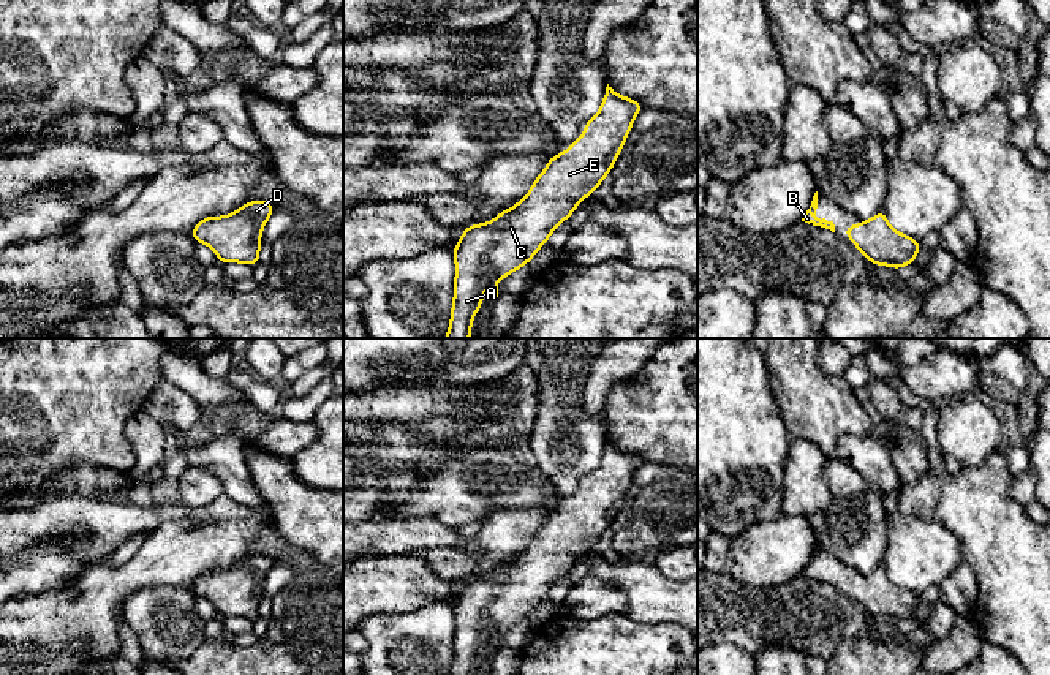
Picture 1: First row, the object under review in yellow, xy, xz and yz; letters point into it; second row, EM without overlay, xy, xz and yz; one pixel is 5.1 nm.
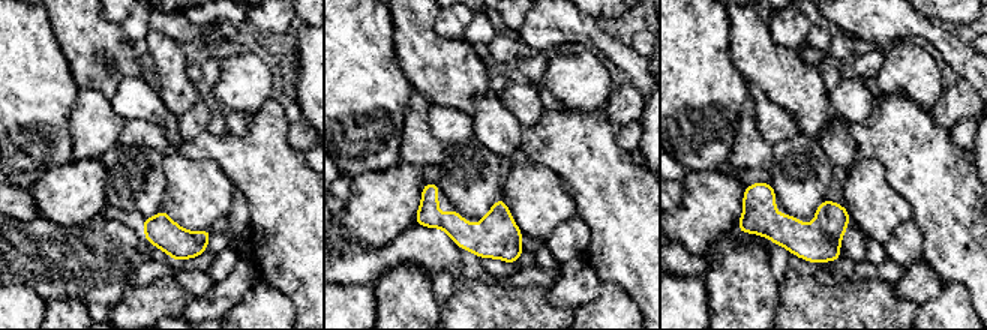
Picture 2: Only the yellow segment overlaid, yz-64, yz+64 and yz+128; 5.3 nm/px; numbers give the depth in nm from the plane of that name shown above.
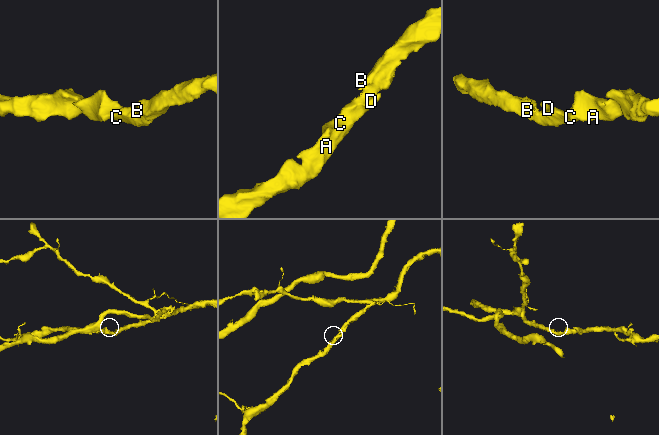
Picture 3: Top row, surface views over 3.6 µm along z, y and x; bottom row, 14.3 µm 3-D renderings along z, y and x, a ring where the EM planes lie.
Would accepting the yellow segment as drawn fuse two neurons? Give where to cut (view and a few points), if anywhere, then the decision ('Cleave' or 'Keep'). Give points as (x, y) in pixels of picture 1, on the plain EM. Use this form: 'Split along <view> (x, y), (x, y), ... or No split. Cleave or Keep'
No split. Keep

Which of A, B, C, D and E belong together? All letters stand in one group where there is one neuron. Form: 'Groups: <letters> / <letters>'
Groups: A B C D E

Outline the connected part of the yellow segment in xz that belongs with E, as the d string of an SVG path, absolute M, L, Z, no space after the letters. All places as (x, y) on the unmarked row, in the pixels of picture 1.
M607 438L601 463L585 476L584 490L566 506L549 512L530 547L493 575L463 583L452 604L455 635L451 675L473 675L482 661L482 631L492 628L487 647L497 653L498 634L527 620L555 582L599 541L642 463L639 455L617 449Z

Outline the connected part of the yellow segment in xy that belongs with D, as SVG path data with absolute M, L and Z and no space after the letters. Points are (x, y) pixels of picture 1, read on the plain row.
M267 555L245 556L226 571L207 571L196 577L190 590L210 601L221 618L259 617L261 585L277 561Z

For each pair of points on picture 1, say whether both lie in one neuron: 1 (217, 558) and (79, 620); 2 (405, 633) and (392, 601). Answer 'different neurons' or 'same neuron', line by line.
1: same neuron
2: different neurons

